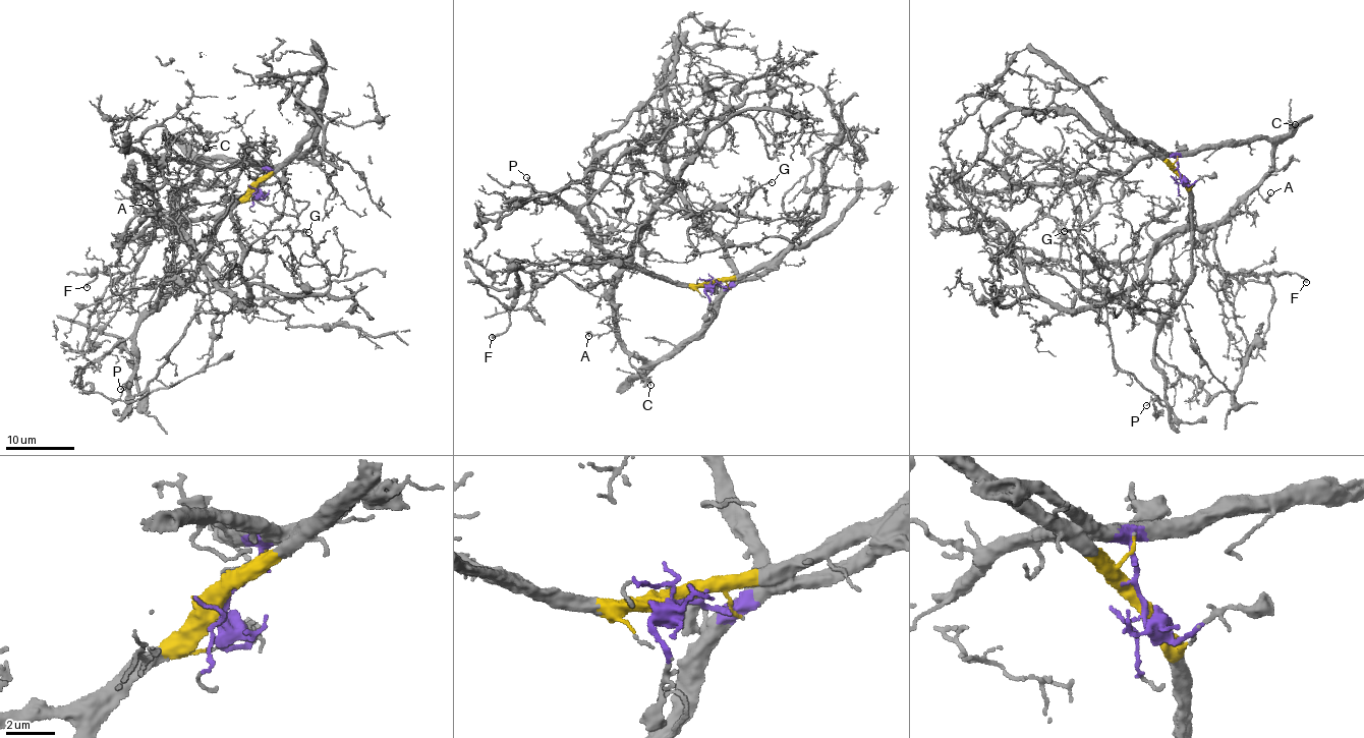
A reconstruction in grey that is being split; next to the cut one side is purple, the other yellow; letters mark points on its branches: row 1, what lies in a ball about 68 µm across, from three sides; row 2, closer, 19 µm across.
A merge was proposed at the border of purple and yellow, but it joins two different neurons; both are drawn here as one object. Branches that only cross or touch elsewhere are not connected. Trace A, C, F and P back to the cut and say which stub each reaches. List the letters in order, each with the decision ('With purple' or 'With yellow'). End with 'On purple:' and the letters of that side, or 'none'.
A: With purple
C: With purple
F: With yellow
P: With yellow
On purple: A, C

